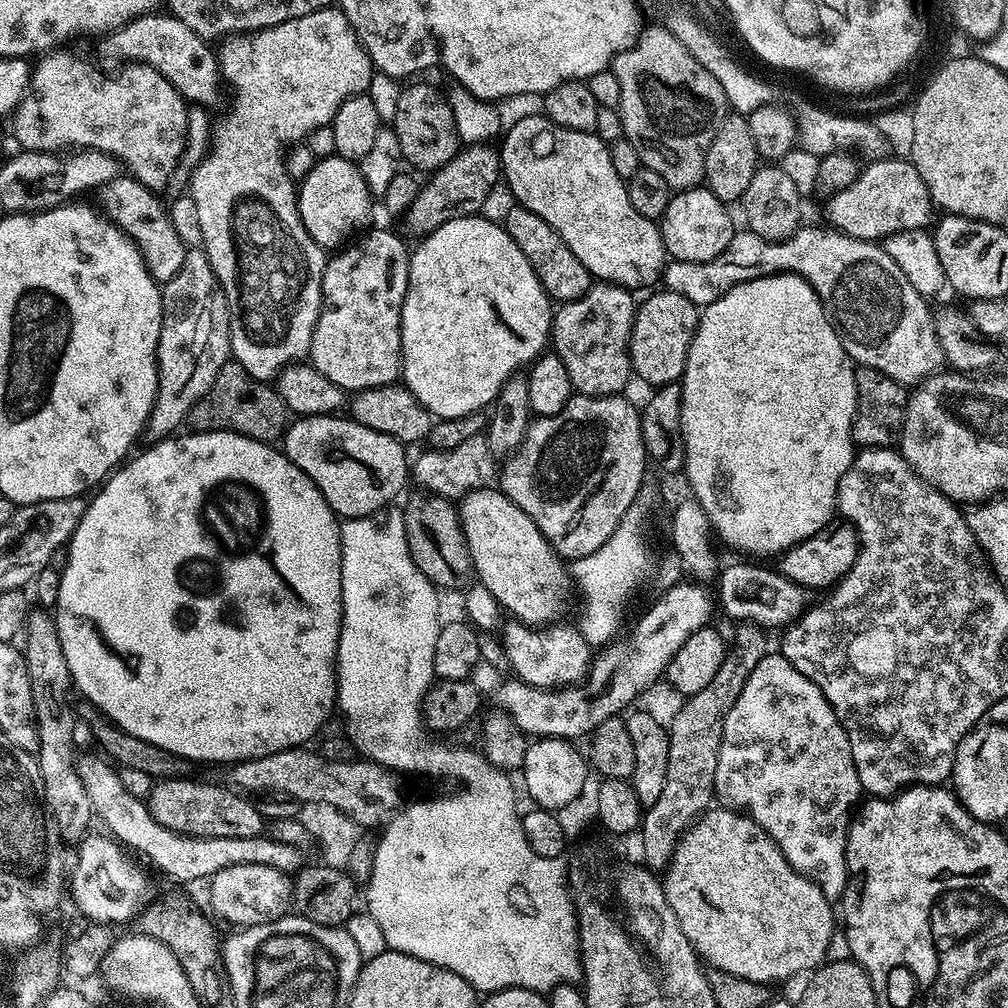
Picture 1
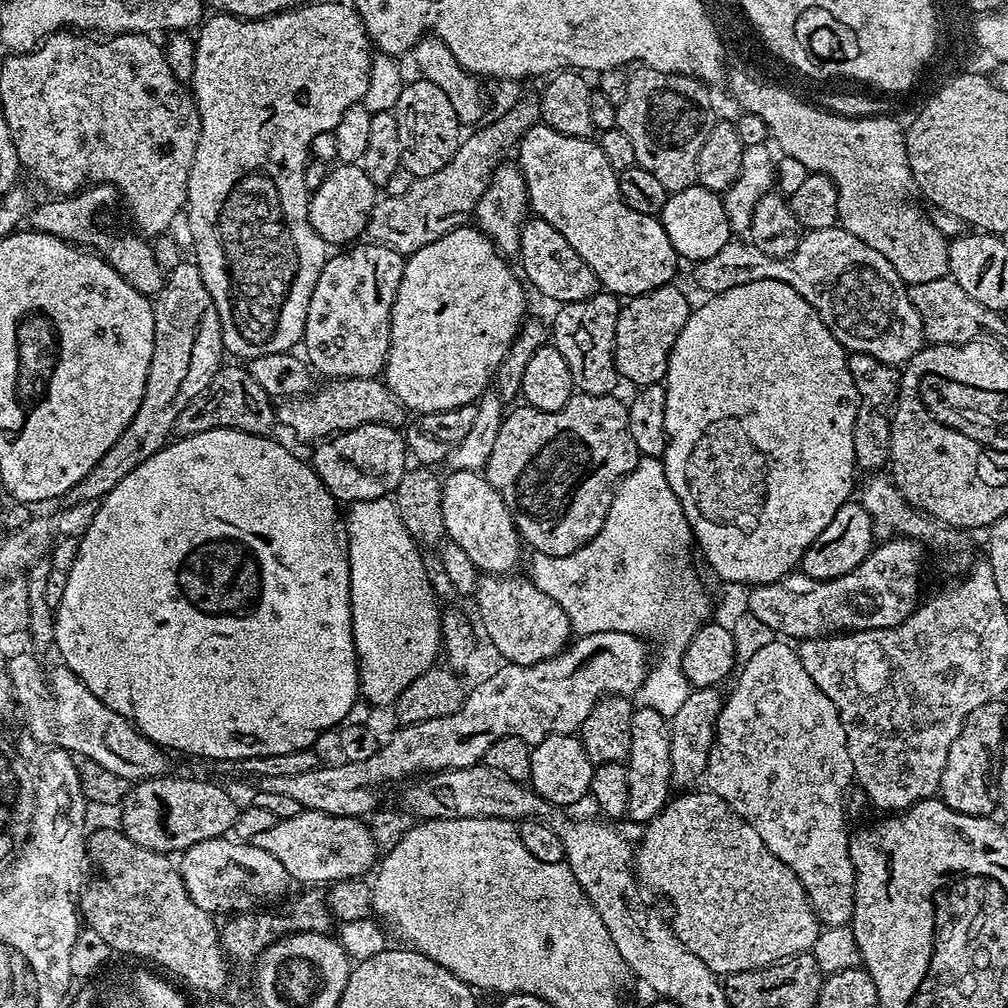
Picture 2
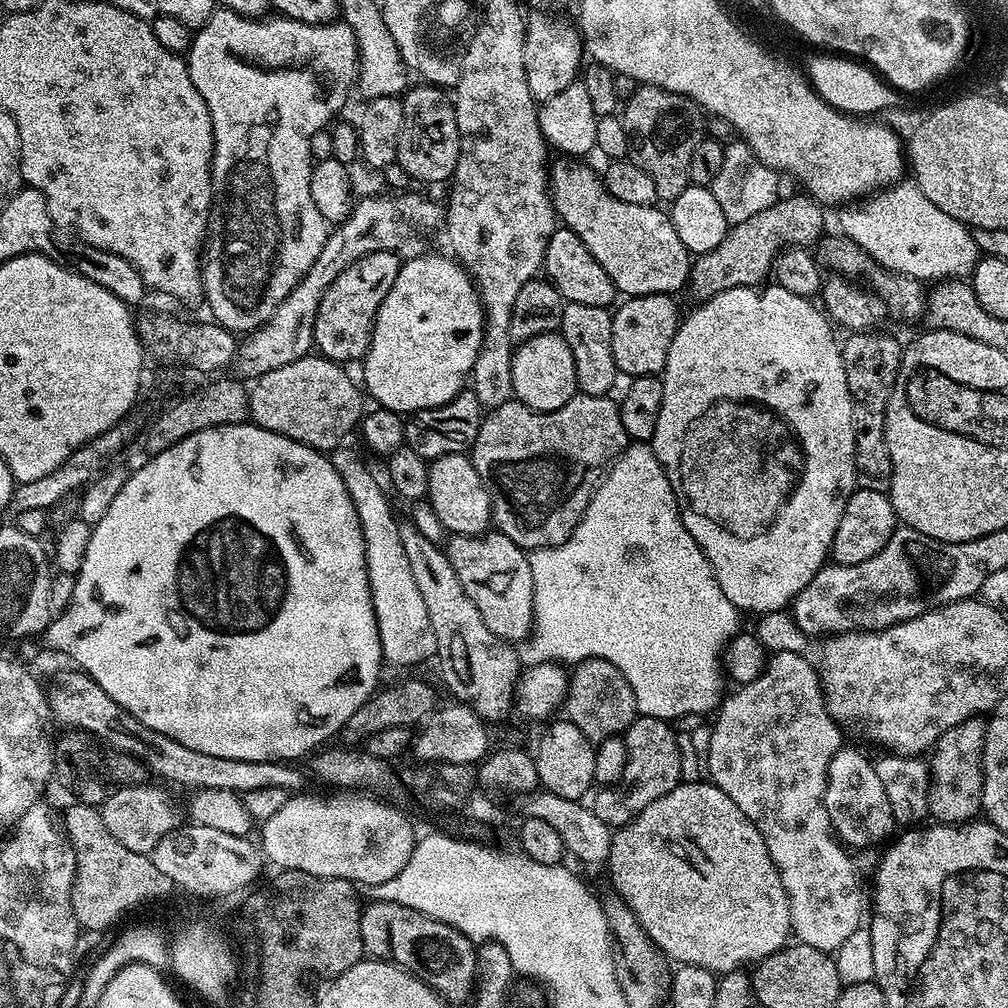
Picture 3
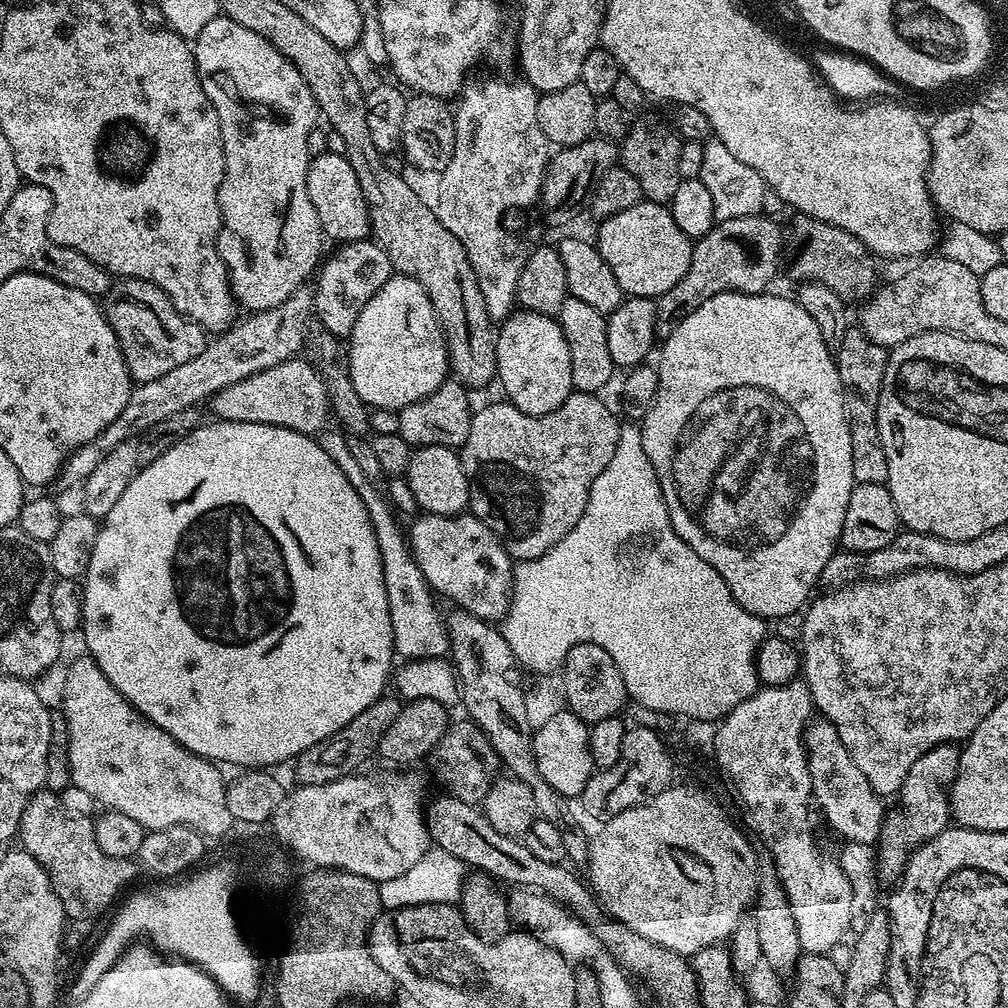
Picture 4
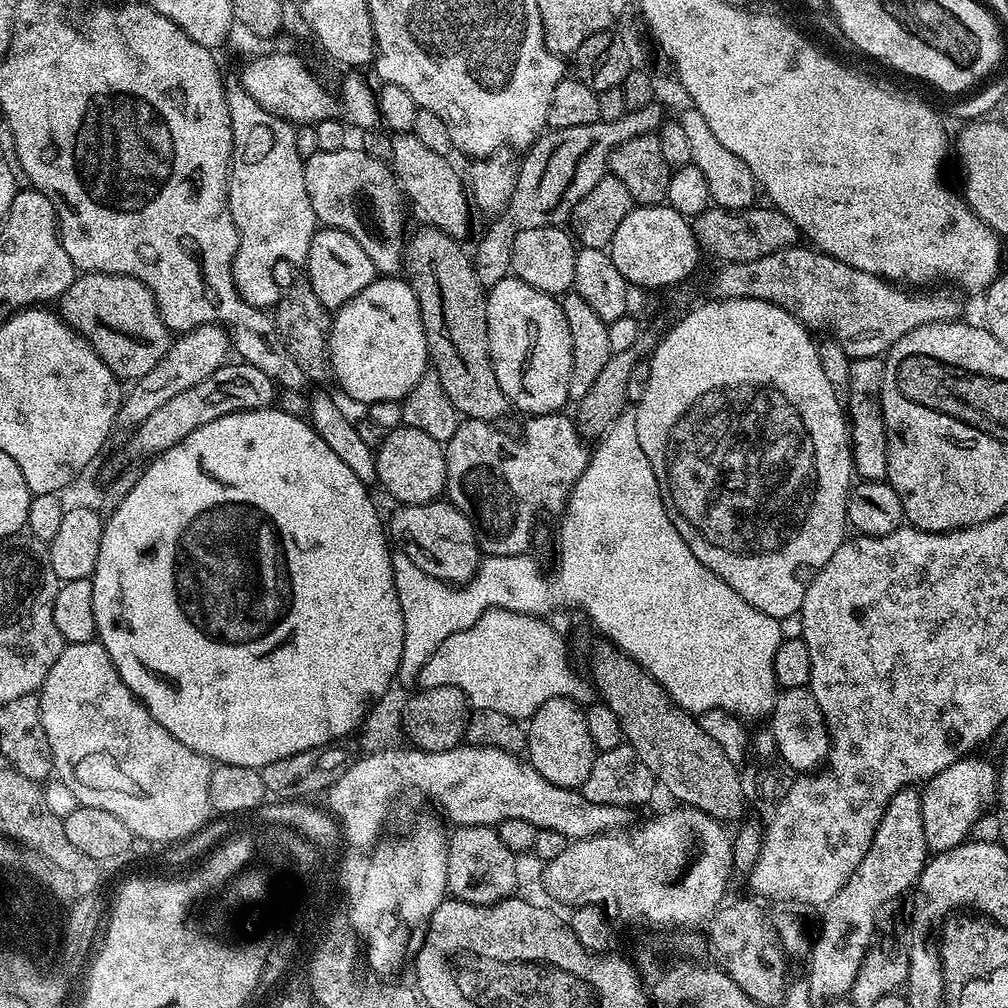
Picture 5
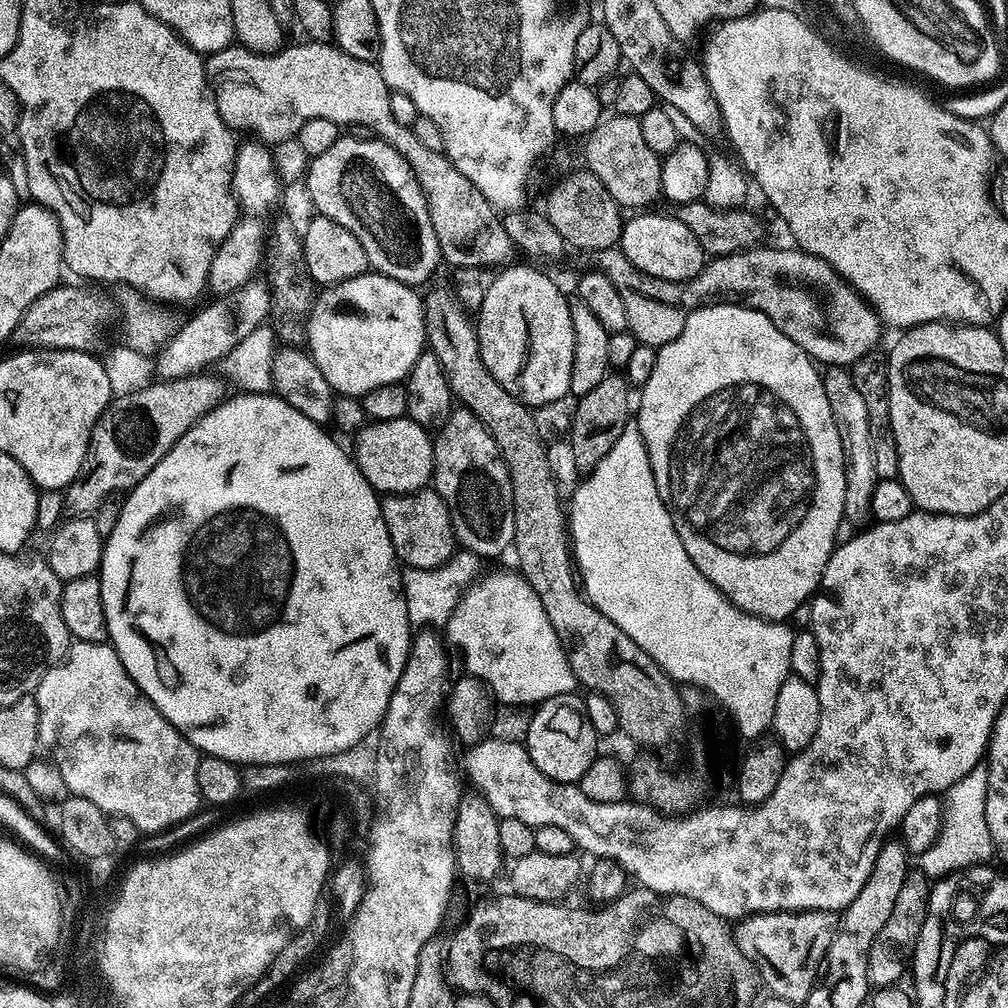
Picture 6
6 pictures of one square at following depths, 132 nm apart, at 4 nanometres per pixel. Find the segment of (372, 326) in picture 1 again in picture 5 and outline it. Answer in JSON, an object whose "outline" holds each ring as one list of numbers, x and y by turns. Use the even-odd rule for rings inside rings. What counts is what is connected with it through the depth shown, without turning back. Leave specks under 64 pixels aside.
{"outline":[[323,226,317,227,314,238,310,242,307,268,306,283,313,288,318,301,327,310,335,310,350,302,350,298,366,290,366,286,370,286,378,276,374,262,370,262,370,254,366,254,362,246,358,246,358,242,350,233]]}

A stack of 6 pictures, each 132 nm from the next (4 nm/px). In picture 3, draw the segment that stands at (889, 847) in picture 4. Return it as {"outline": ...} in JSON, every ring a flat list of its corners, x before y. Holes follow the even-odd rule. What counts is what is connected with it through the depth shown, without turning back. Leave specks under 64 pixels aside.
{"outline":[[971,716,958,726,950,726,936,740,928,766,928,814,942,824,967,824,981,815,982,746,986,738,984,716]]}

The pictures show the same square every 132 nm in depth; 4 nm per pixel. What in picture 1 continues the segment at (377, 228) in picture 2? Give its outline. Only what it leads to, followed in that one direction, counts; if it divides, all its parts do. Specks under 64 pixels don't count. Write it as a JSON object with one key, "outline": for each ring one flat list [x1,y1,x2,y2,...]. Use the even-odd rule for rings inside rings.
{"outline":[[483,144,461,147,454,159,446,162,446,166,437,168,423,181,418,198,406,214,420,234,432,232,454,218,481,211,480,207,483,206,484,199,491,194,492,187,496,183,499,185,502,180,499,151,495,147,488,147,492,146]]}

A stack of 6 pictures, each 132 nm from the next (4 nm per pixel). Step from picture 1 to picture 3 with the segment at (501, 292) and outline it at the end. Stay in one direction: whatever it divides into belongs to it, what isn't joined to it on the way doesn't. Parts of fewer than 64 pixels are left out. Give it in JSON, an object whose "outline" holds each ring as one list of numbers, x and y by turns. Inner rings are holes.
{"outline":[[445,256,405,259,398,270,398,278,394,278,394,286,390,286,390,294,386,294,382,306,378,306,370,346,362,361,362,384,367,395,371,399,373,396,381,408,411,414,423,408,442,406,462,391,472,375,474,358,478,358,484,337,484,307,480,305,480,293,467,268]]}

